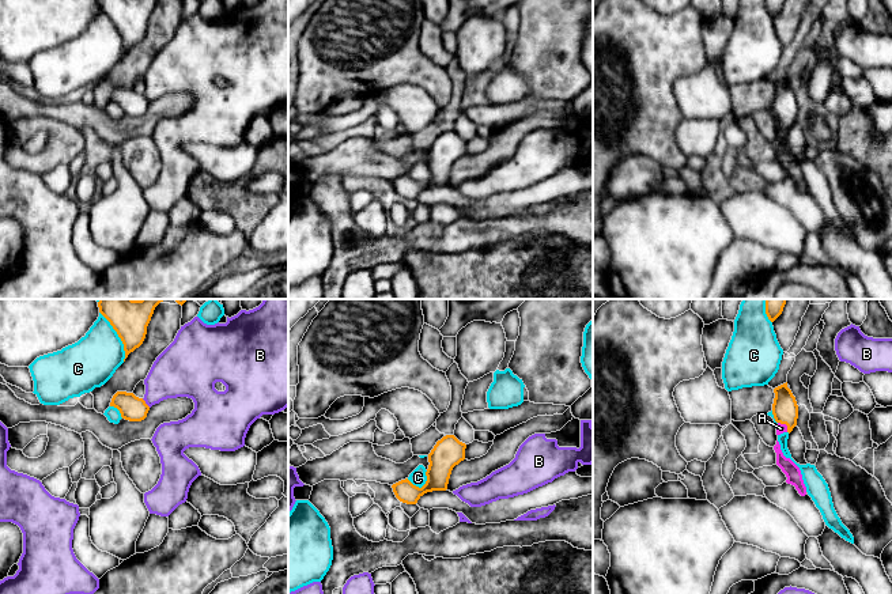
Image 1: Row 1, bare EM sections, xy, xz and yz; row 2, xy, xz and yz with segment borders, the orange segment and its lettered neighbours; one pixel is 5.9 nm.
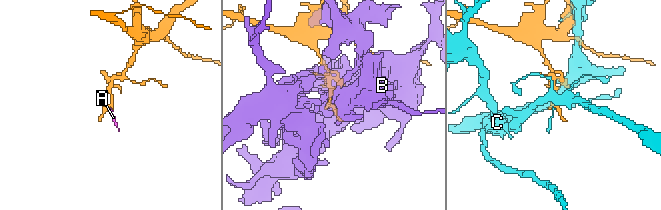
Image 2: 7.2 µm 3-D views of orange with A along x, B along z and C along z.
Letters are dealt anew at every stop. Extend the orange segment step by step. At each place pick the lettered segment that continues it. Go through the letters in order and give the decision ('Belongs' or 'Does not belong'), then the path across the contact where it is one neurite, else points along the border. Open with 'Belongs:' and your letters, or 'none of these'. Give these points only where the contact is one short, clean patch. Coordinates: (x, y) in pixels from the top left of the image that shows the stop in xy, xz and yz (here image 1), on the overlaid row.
Belongs: A
A: Belongs. Path across: yz (785, 409), (785, 423), (781, 428)
B: Does not belong
C: Does not belong

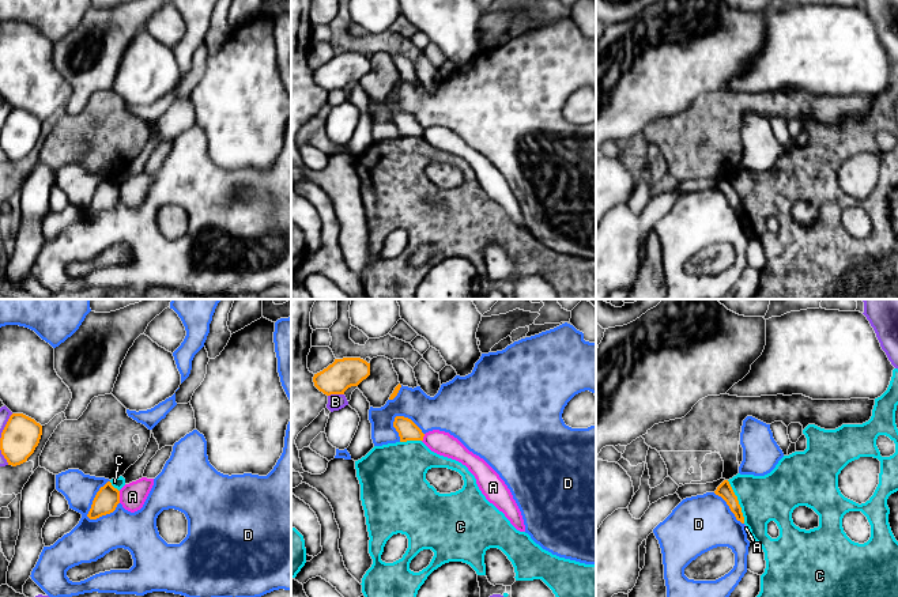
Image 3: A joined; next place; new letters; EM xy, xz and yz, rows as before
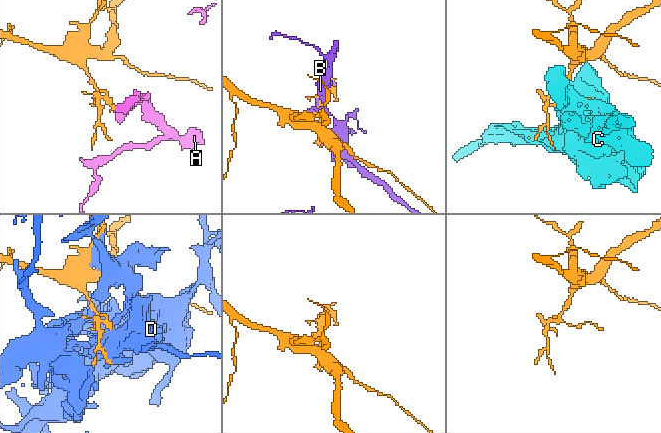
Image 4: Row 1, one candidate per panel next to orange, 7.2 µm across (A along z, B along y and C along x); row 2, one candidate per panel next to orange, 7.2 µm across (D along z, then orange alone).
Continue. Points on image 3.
Belongs: none of these
A: Does not belong. Boundary: xy (119, 491), (120, 502)
B: Does not belong
C: Does not belong
D: Does not belong

